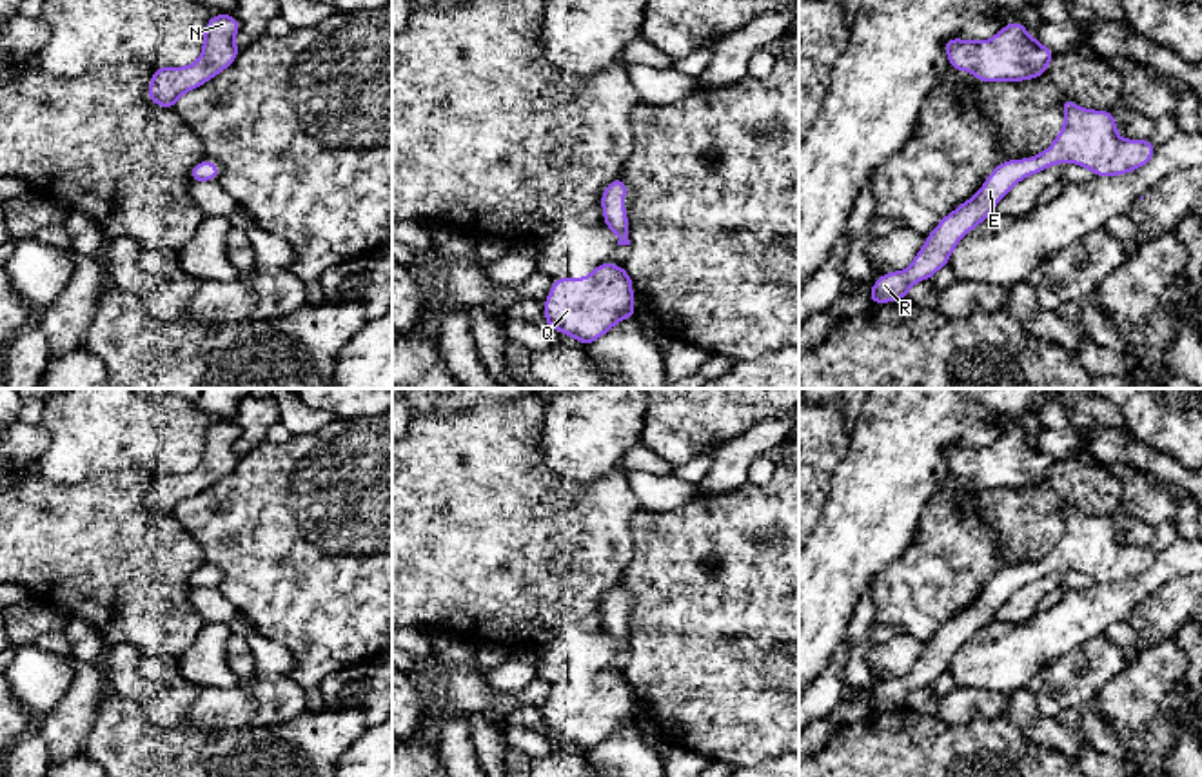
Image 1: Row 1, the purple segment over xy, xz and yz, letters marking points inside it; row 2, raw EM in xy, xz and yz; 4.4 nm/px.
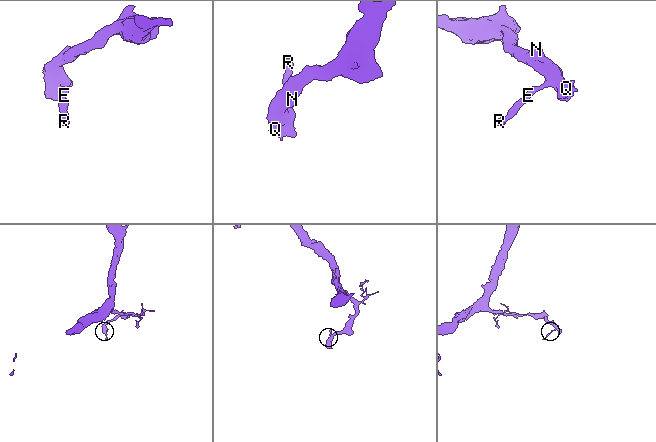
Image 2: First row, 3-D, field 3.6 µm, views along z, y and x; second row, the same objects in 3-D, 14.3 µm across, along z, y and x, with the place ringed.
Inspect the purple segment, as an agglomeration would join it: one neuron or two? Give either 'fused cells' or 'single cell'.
single cell

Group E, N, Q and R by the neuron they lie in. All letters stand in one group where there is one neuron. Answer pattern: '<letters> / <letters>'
E N Q R

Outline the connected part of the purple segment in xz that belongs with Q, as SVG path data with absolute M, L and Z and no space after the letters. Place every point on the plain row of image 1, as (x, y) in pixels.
M610 668L586 684L557 684L543 708L545 728L554 737L590 752L625 724L635 723L632 684Z

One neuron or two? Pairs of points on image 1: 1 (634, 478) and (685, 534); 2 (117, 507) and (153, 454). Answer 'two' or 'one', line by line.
1: two
2: two

